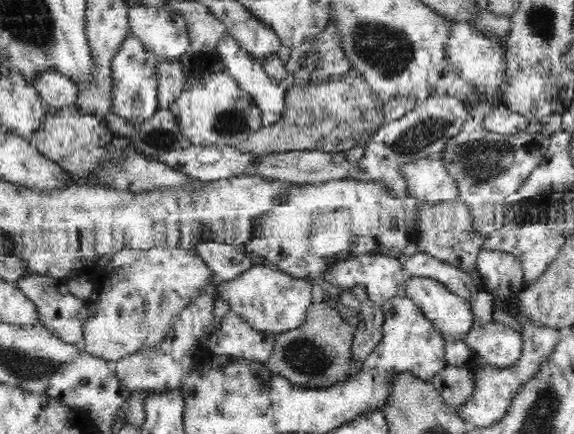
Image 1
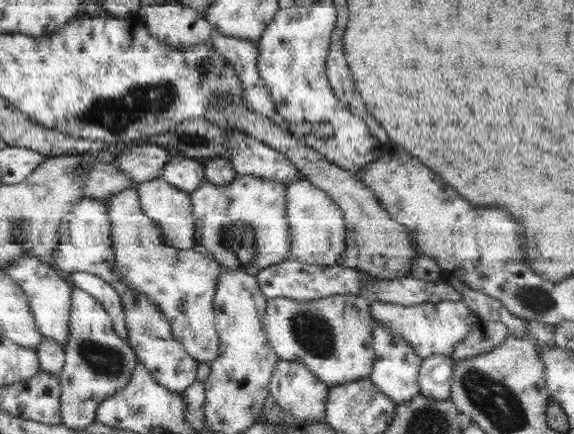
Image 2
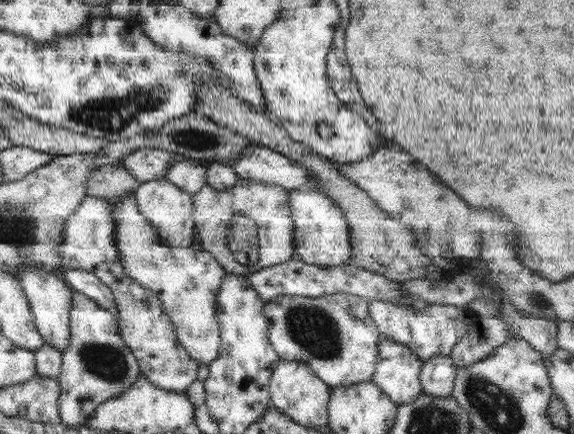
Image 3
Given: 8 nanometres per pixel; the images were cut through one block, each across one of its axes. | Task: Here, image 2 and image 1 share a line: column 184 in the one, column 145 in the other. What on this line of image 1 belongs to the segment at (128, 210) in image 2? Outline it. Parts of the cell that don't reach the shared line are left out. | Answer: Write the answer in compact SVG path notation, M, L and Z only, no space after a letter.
M153 247L149 250L124 248L112 256L110 264L90 275L94 291L86 300L89 310L88 320L84 323L83 341L85 349L93 356L120 360L128 354L139 352L143 348L154 348L164 339L174 315L195 297L201 288L213 277L208 265L200 258L190 254L184 248Z

